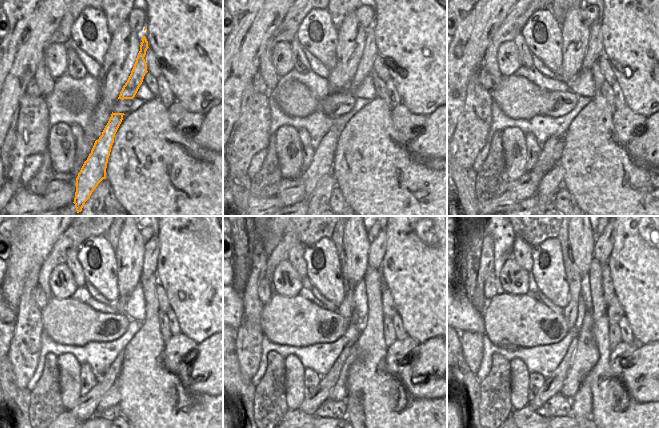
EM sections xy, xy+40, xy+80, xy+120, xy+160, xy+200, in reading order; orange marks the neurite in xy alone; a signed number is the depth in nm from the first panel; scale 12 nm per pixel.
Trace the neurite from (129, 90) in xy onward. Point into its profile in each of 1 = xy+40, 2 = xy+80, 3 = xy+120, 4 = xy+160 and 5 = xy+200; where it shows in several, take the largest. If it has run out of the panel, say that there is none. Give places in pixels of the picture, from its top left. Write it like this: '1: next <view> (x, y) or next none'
1: next xy+40 (366, 65)
2: next xy+80 (595, 47)
3: next xy+120 (151, 249)
4: next xy+160 (378, 245)
5: next xy+200 (604, 243)

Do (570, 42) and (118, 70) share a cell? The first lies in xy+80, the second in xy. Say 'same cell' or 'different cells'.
same cell

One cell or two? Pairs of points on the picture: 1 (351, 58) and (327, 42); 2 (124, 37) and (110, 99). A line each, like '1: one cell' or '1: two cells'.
1: two cells
2: one cell

